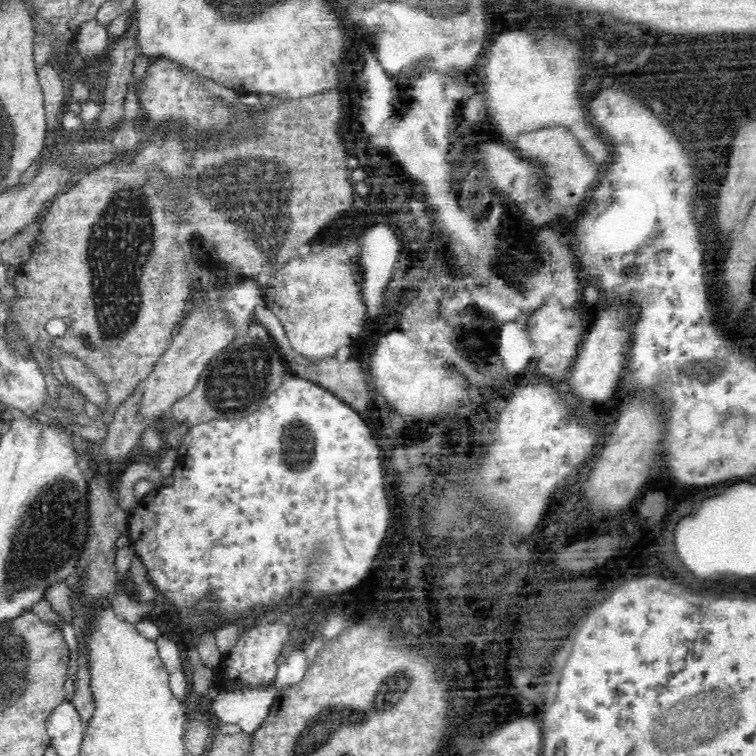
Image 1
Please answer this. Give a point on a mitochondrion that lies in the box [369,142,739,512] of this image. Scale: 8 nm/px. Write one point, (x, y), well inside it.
(701, 370)

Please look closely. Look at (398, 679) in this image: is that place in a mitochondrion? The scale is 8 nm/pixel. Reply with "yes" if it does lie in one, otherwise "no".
yes

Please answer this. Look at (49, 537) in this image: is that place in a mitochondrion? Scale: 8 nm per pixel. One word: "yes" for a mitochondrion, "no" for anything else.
yes

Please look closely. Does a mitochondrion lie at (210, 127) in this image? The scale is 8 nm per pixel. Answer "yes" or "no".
yes

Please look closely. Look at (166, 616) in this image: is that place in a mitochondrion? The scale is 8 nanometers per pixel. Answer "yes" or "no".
no

